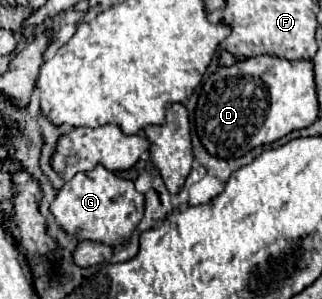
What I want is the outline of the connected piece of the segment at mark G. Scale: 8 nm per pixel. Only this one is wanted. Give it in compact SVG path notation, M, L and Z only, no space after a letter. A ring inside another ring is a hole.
M97 165L93 171L77 173L63 185L55 201L51 203L51 213L55 215L57 223L79 241L95 239L119 247L129 239L143 217L143 195L137 193L131 181L117 177L103 165Z

